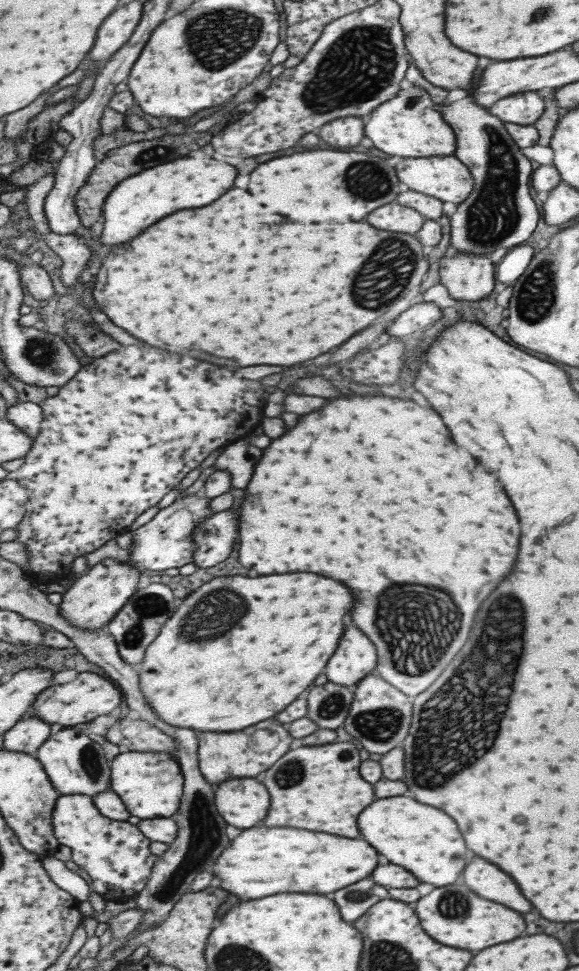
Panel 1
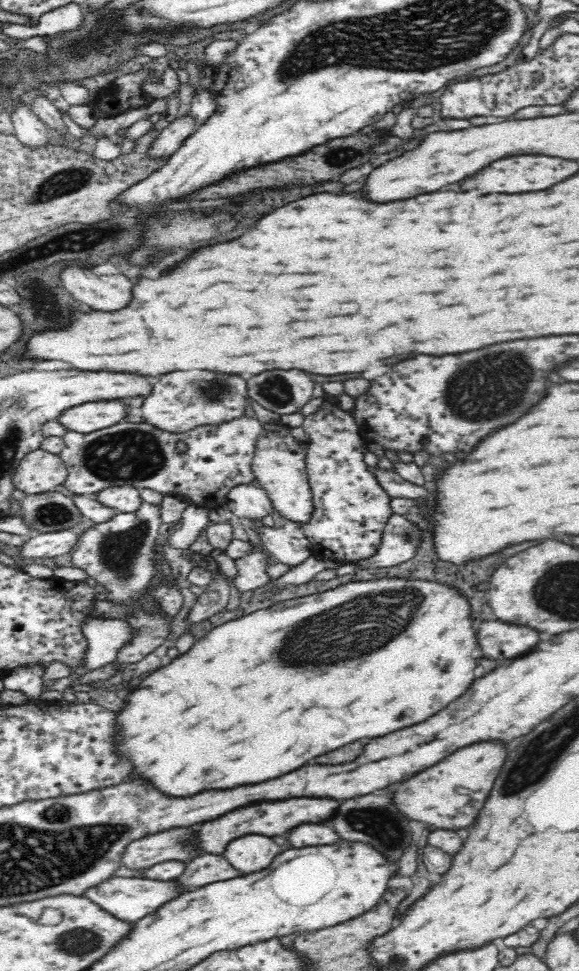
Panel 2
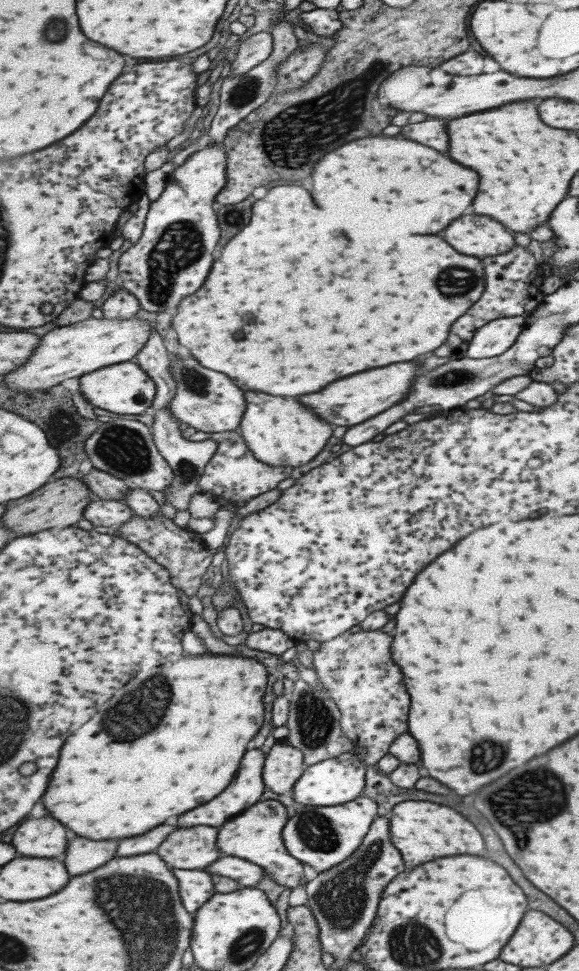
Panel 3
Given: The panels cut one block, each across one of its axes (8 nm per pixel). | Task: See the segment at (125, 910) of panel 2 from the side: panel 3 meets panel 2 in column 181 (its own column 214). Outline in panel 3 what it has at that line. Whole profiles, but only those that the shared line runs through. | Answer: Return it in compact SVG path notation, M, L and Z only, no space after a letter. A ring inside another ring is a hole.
M171 868L171 870L181 882L181 896L185 908L193 916L219 894L215 878L205 870L179 870L179 868Z

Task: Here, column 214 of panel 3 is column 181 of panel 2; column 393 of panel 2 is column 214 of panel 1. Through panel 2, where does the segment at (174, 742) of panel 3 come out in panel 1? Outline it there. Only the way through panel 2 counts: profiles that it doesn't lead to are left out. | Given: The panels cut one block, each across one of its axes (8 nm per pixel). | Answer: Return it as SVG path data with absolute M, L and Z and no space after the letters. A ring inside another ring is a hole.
M319 574L215 578L185 598L183 606L169 618L159 638L149 646L139 668L145 700L167 724L201 732L239 732L269 720L293 704L325 670L339 646L339 638L345 630L343 618L349 614L351 604L351 590Z

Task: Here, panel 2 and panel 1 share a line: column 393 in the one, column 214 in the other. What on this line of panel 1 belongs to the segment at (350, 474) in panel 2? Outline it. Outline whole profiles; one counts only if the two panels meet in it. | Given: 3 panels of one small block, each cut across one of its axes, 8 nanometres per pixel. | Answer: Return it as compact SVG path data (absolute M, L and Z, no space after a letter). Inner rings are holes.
M201 490L195 496L177 498L171 506L163 508L149 524L133 532L133 566L141 570L169 570L197 562L197 530L211 522L217 514L211 510L211 498Z

